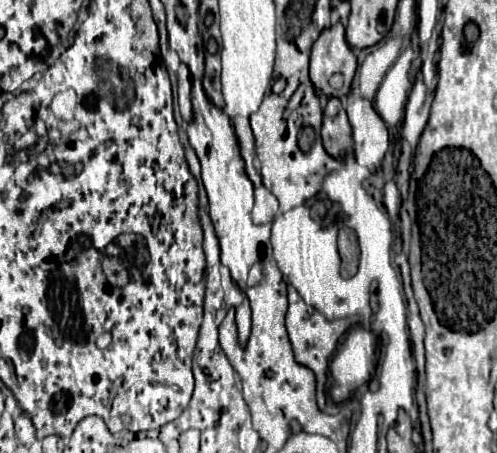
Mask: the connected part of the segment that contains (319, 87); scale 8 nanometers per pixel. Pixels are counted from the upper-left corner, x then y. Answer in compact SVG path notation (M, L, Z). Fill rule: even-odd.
M341 23L325 29L319 35L311 51L311 67L309 67L309 79L317 95L327 95L327 97L349 95L351 81L357 71L357 59L353 51L345 41L345 29ZM335 73L341 73L345 77L345 85L341 91L329 87L329 79Z

